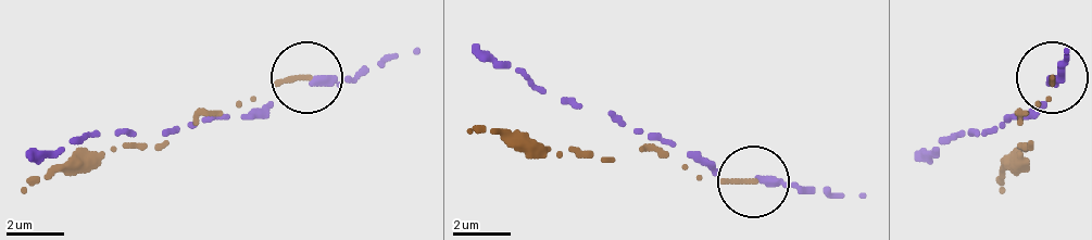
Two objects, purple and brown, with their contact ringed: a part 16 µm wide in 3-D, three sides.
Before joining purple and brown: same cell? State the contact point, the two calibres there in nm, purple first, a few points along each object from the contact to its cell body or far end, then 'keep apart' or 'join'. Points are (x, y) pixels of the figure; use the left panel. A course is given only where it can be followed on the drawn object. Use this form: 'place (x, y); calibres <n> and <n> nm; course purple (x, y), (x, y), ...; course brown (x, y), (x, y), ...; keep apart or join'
place (306, 77); calibres 280 and 170 nm; course purple (309, 79), (265, 108), (165, 136), (122, 129), (29, 158); course brown (309, 79), (279, 79), (208, 115), (165, 143), (79, 151), (22, 193); keep apart

